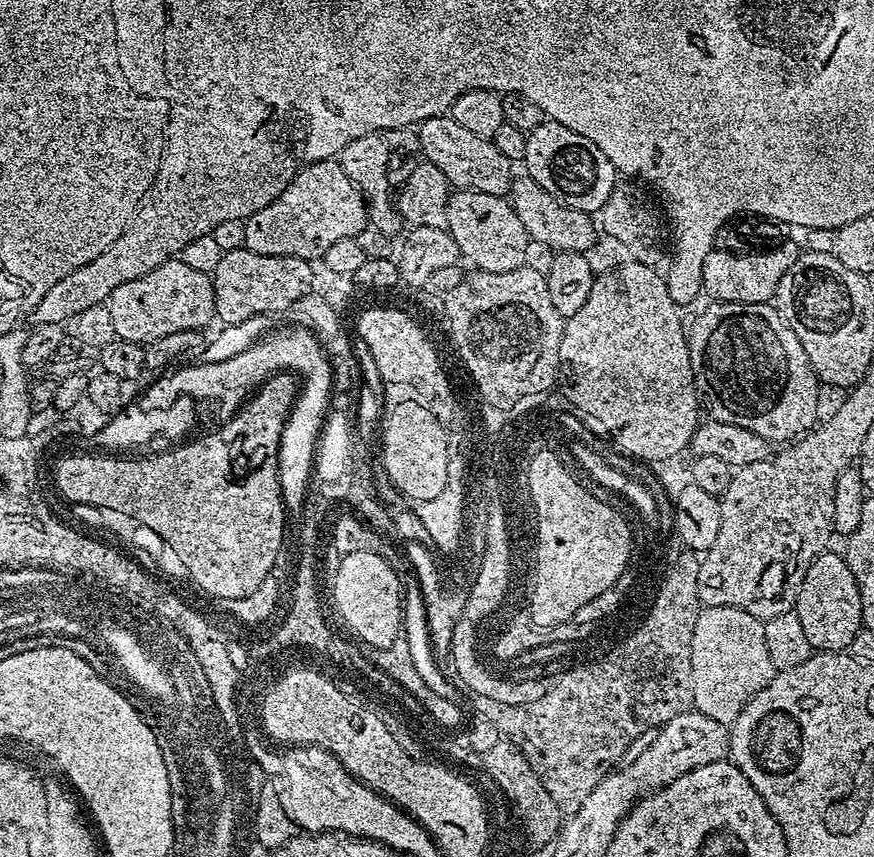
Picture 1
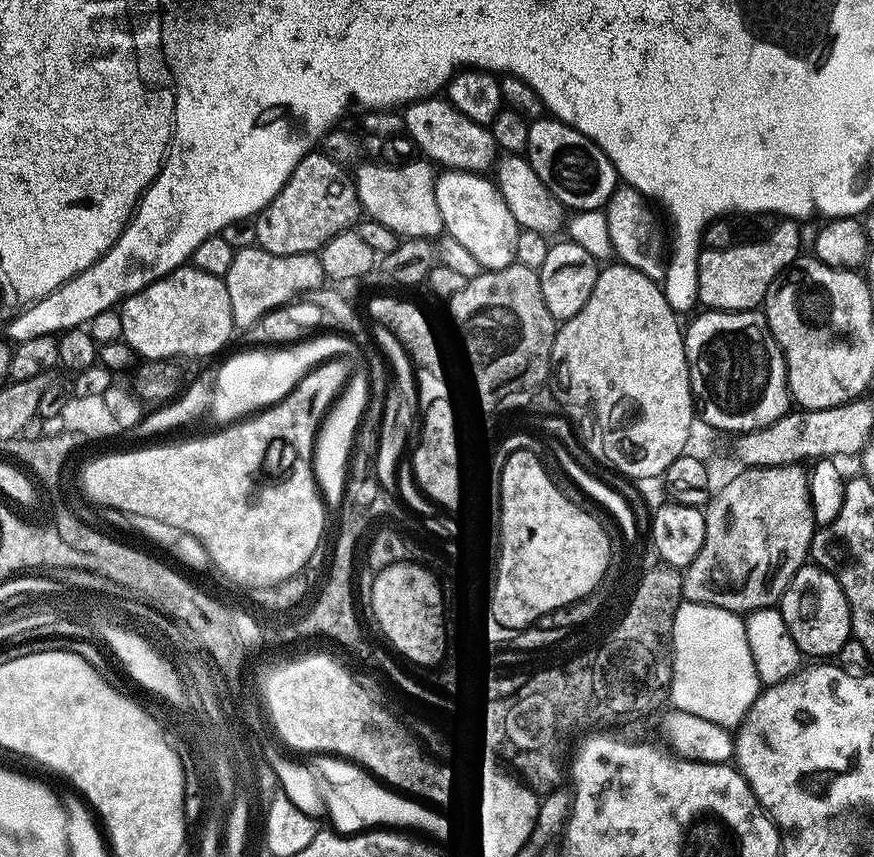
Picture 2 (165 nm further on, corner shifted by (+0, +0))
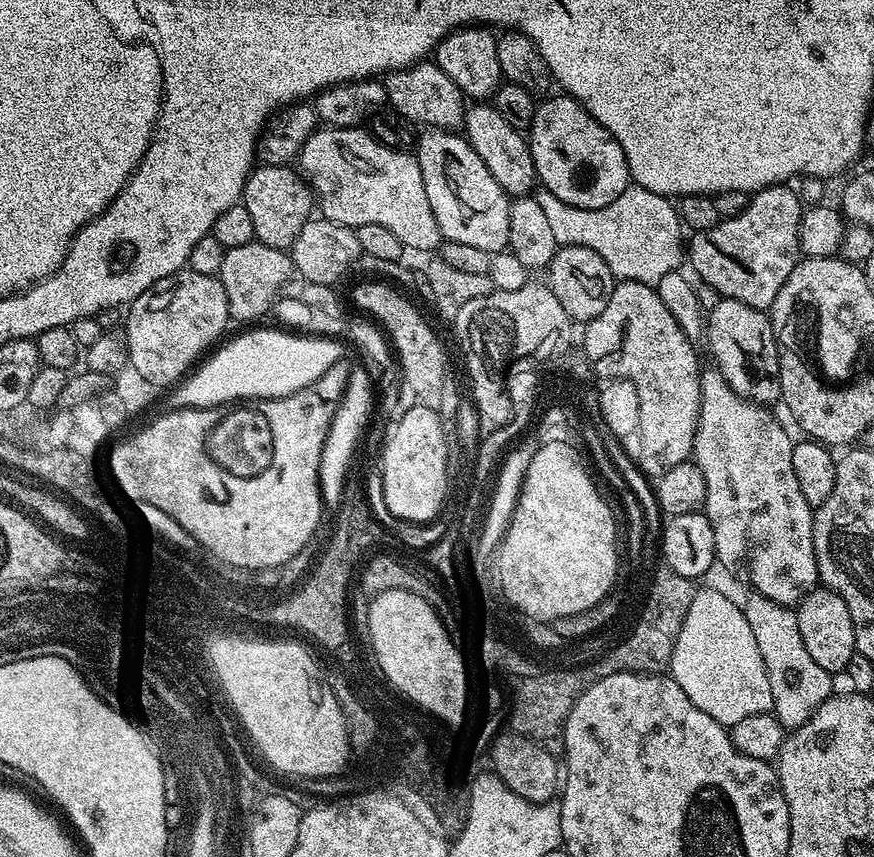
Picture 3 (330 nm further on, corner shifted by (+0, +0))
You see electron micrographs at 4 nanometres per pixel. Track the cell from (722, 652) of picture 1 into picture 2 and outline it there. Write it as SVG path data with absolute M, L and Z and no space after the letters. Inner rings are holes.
M690 604L683 607L677 616L680 624L679 641L674 651L680 681L674 691L675 707L681 712L689 712L703 720L709 720L714 726L735 729L743 724L745 716L752 708L762 691L760 675L756 669L754 654L746 636L745 617L738 612L719 608L714 604Z

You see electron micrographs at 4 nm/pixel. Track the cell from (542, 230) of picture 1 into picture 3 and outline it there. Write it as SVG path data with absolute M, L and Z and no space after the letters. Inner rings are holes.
M480 102L469 107L464 113L464 127L468 145L471 146L486 162L486 170L494 174L494 182L502 186L502 190L507 192L509 197L519 198L527 196L533 191L532 183L537 183L538 177L536 167L532 161L532 149L525 133L514 130L502 114L491 103ZM532 188L532 189L531 189Z

